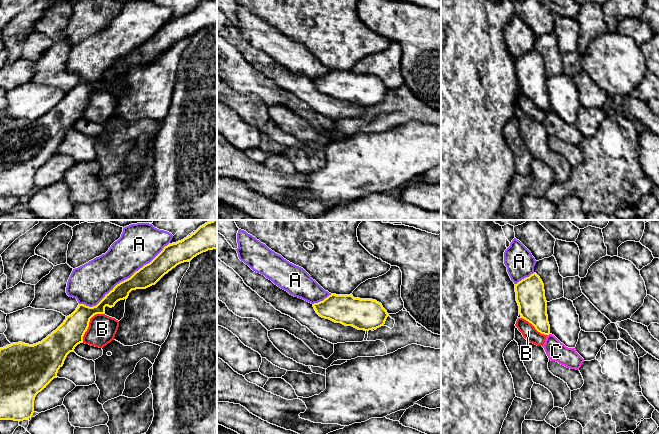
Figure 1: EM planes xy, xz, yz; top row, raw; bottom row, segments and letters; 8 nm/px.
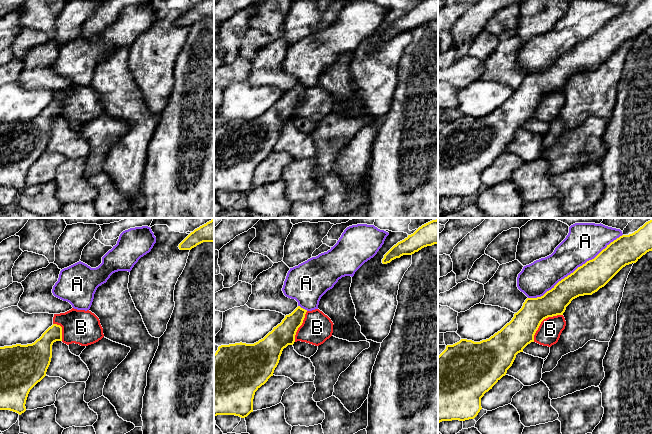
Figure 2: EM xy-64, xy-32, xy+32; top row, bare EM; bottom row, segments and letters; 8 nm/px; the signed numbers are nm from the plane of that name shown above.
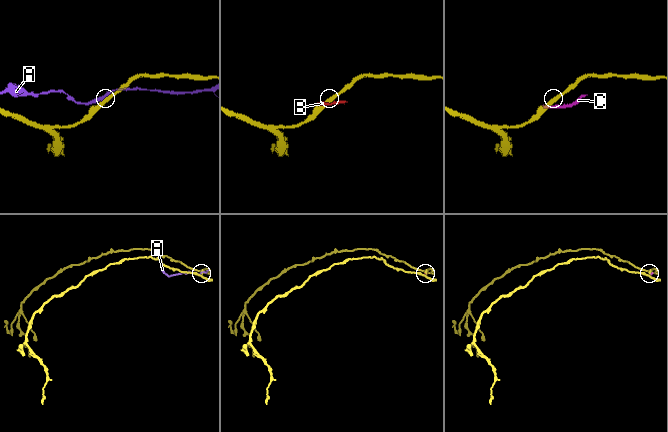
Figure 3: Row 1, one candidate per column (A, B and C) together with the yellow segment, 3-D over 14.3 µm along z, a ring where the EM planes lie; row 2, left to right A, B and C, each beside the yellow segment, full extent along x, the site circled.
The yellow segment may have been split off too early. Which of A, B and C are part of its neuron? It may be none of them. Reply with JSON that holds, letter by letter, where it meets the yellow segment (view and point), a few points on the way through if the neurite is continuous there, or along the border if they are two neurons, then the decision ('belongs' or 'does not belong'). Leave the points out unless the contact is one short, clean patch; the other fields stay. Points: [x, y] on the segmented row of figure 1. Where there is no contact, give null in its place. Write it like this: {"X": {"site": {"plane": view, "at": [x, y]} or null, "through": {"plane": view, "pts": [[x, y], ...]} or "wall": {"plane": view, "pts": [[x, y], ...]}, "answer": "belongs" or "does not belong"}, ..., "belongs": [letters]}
{"A": {"site": {"plane": "xy", "at": [124, 280]}, "answer": "does not belong"}, "B": {"site": {"plane": "xy", "at": [88, 324]}, "answer": "does not belong"}, "C": {"site": {"plane": "yz", "at": [548, 334]}, "answer": "does not belong"}, "belongs": []}

